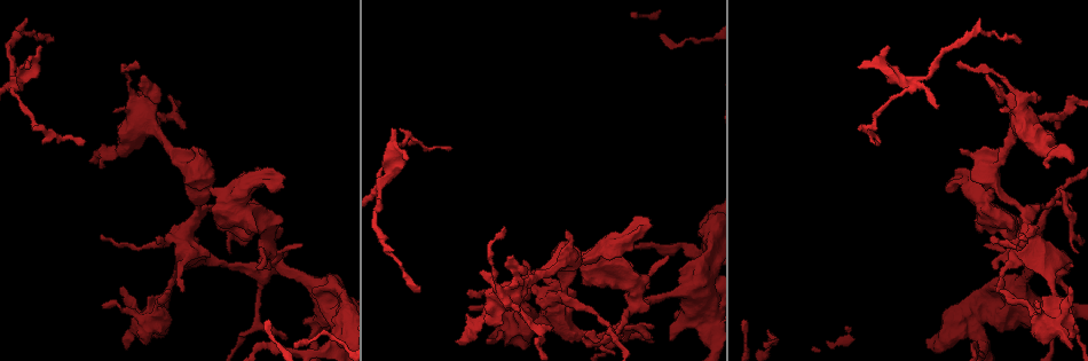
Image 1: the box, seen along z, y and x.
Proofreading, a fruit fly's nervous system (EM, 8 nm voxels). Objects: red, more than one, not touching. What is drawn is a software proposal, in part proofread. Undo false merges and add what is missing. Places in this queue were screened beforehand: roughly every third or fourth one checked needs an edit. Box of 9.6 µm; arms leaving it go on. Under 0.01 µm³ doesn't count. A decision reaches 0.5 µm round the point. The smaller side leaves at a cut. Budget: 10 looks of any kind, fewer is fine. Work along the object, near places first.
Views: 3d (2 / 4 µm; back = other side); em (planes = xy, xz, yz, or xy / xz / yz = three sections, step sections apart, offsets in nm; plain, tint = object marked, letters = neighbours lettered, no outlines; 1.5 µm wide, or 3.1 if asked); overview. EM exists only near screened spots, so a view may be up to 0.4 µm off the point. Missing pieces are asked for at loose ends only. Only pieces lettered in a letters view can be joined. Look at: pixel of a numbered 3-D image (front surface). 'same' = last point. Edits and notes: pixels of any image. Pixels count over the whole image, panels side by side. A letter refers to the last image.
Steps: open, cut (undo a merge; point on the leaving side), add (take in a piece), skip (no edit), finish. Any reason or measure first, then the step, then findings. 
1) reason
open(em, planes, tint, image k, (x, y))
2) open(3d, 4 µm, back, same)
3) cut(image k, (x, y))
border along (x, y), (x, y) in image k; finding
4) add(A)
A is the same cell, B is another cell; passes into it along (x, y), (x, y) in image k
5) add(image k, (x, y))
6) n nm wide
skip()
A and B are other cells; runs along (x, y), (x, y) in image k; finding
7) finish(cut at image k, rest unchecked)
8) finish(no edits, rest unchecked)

tapers out
open(em, xz, step 4, letters, image 1, (181, 291))

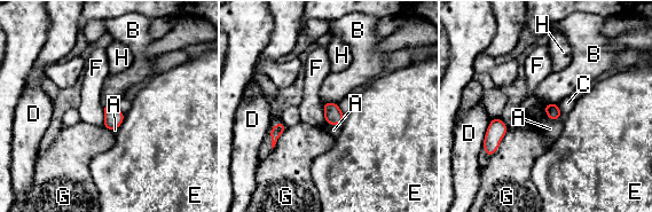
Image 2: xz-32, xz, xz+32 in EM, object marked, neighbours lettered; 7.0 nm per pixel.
open(em, planes, letters, same)

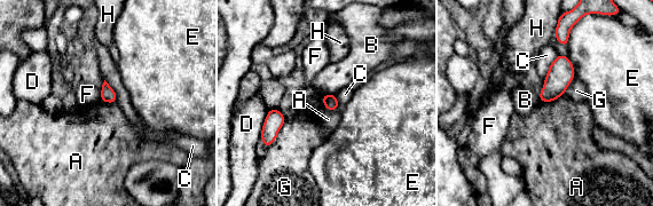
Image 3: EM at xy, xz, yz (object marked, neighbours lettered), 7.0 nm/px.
G touches over 260 nm
skip()
A, B, C, D, E, F, G and H are other cells; border along (323, 94), (323, 105), (335, 111) in image 3; no lettered piece goes on from it

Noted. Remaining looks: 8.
free end
open(em, yz, step 8, tint, image 1, (986, 245))

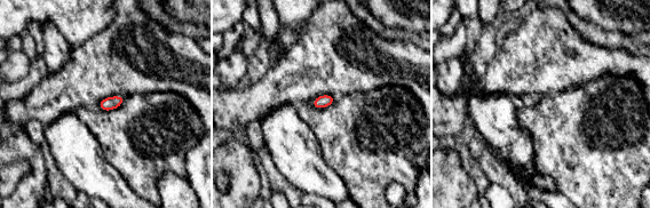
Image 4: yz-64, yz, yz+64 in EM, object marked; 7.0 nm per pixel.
cut it another way
open(em, planes, letters, same)

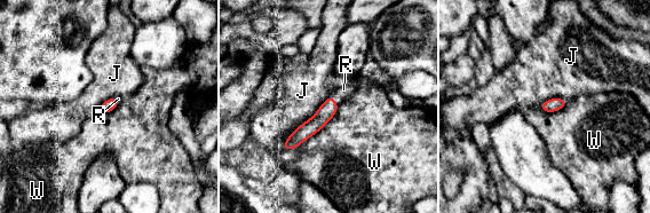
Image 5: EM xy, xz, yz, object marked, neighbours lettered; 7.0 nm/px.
add(R)
R is the same cell, J and W are other cells; passes into it along (326, 111), (334, 100), (343, 89) in image 5; it goes on there

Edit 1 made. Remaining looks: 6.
see it whole again
open(overview)

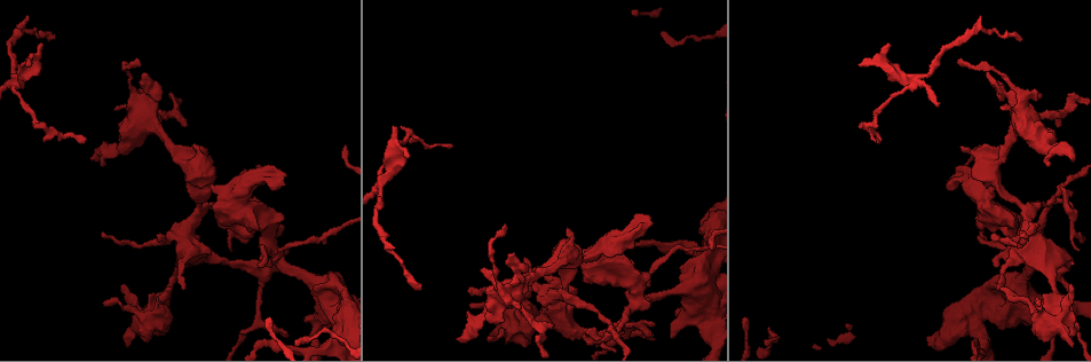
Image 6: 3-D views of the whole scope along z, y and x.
free end
open(em, planes, letters, image 6, (27, 66))

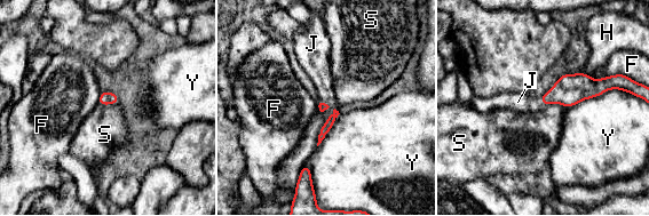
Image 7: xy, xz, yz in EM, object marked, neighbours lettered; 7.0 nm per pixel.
70 nm wide
add(J)
J is the same cell, F, H, S and Y are other cells; passes into it along (569, 89), (541, 102), (517, 102) in image 7; the neuron continues

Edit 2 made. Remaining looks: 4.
open(em, planes, letters, image 6, (1020, 36))

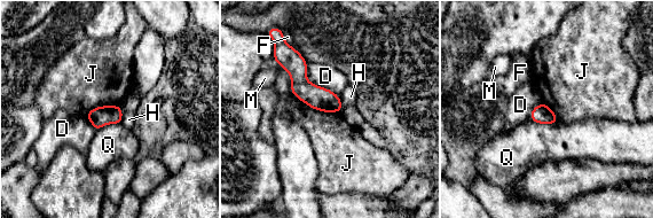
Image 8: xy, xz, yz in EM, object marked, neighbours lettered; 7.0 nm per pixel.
140 nm wide
skip()
D, F, H, J, M and Q are other cells; runs along (286, 57), (317, 98), (338, 108) in image 8; no lettered piece goes on from it

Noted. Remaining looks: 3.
finish(add at image 5, add at image 7, rest unchecked)

